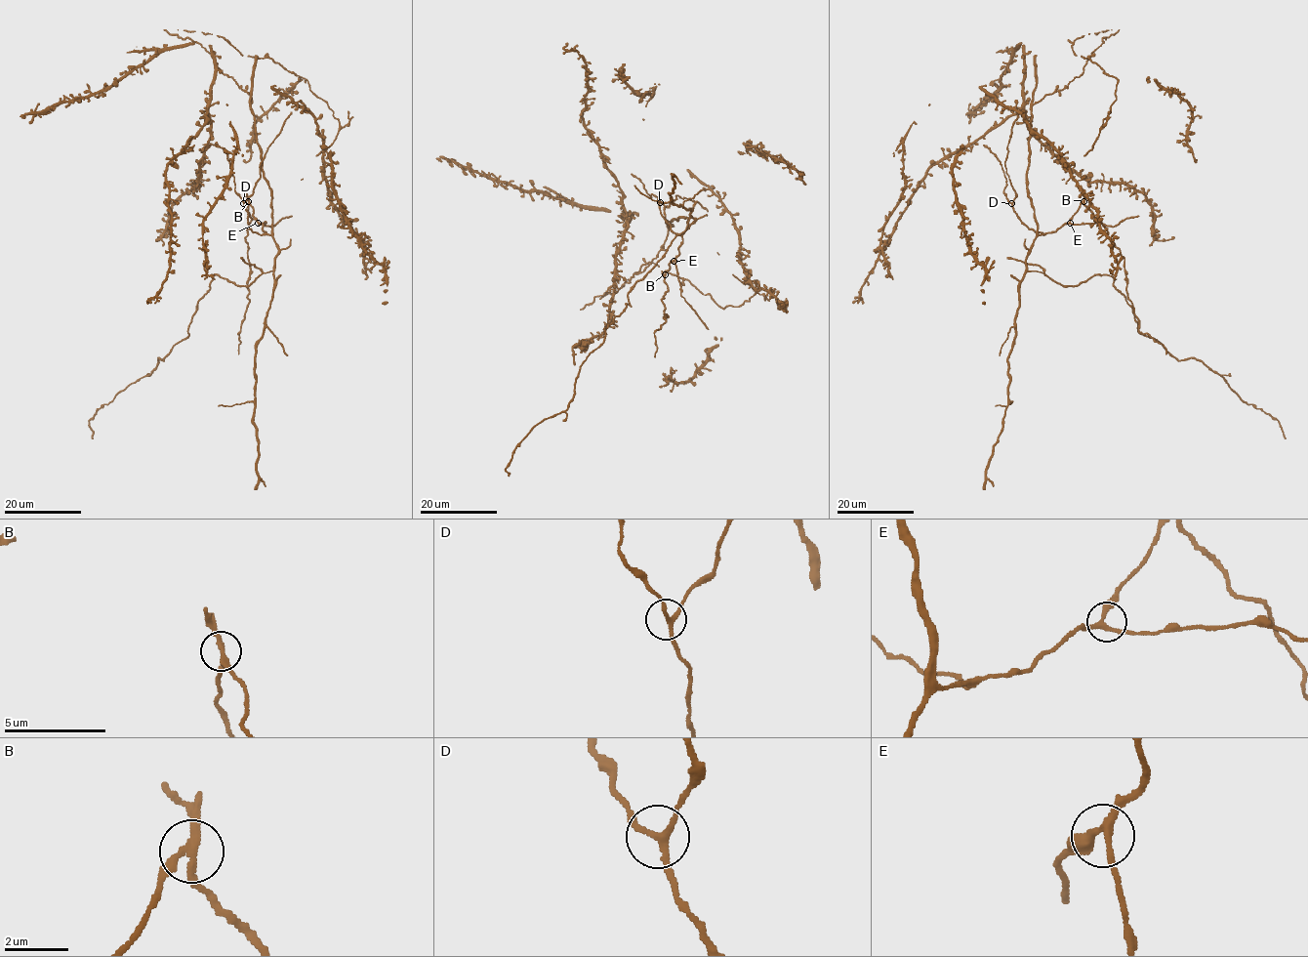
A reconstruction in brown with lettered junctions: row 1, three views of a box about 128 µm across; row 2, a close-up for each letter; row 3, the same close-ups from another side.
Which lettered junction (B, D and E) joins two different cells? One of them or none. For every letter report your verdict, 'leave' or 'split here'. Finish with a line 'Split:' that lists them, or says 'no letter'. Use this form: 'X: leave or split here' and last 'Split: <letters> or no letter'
B: split here
D: leave
E: leave
Split: B

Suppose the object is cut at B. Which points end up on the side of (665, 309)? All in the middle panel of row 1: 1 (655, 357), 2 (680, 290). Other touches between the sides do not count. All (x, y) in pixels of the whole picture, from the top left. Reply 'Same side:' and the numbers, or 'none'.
Same side: 1

